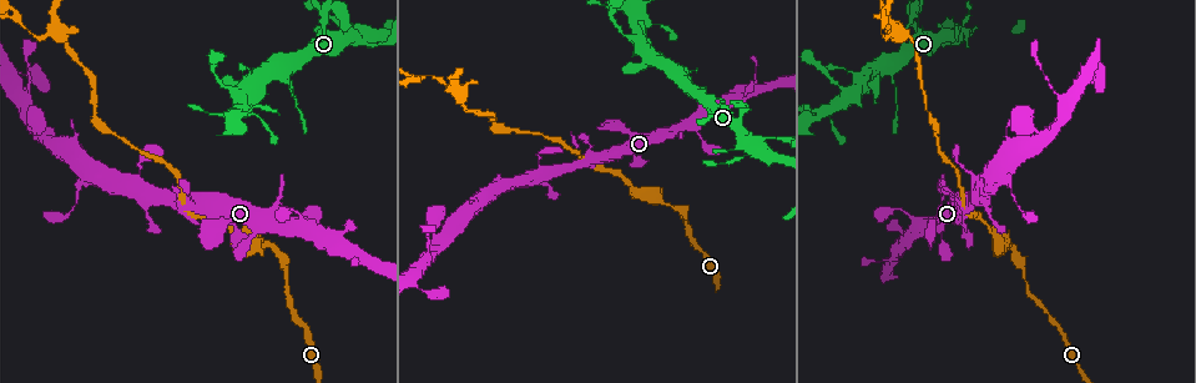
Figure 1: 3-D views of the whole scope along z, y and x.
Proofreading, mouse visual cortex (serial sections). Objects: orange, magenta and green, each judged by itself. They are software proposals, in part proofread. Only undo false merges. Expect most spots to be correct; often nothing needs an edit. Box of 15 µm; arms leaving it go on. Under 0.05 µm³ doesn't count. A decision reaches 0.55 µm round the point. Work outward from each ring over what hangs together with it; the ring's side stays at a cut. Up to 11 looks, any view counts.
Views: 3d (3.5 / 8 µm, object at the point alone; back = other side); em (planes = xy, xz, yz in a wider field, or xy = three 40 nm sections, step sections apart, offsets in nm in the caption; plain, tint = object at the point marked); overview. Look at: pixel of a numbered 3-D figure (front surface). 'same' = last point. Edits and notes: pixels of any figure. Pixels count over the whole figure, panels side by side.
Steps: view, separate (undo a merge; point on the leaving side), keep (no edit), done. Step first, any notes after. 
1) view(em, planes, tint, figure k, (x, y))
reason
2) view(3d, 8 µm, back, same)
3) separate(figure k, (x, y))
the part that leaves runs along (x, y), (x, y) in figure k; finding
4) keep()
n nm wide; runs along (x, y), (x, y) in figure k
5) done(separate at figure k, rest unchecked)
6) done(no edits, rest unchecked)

view(3d, 8 µm, back, figure 1, (230, 229))
thick turns thin

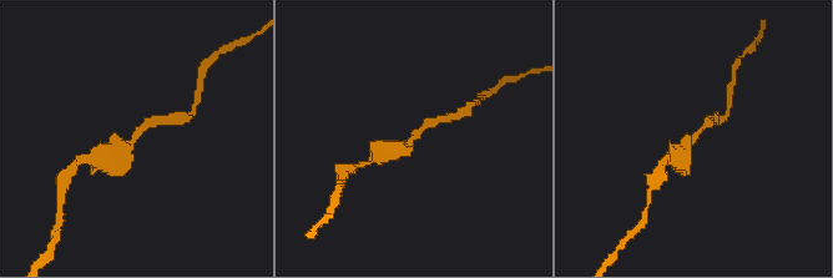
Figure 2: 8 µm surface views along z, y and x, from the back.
view(3d, 3.5 µm, figure 2, (135, 137))

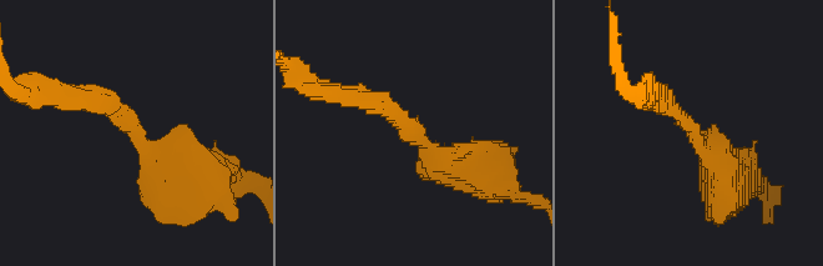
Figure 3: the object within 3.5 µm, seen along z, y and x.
view(em, xy, step 1, tint, figure 3, (416, 137))
arms of 250, 500 nm; now the EM

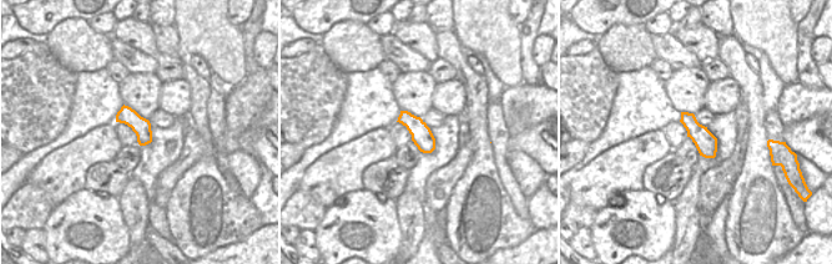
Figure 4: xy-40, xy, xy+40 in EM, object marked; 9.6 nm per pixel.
keep()
runs along (195, 176), (76, 95) in figure 3; one cell here

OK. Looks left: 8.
view(3d, 3.5 µm, back, figure 1, (463, 110))
calibre changes

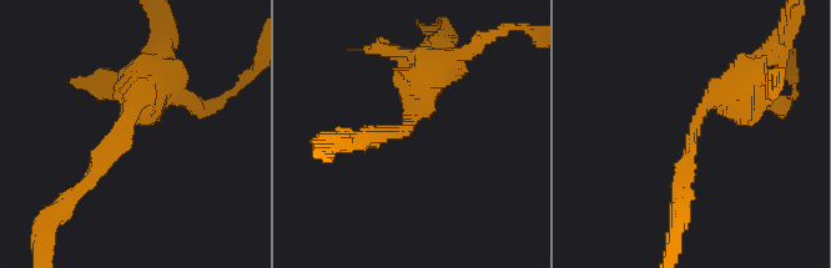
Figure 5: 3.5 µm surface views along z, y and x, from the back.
view(em, xy, step 1, tint, figure 5, (402, 128))
arms of 150, 450 nm; need the tissue

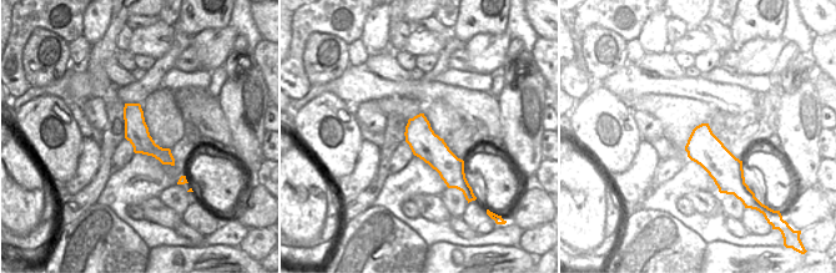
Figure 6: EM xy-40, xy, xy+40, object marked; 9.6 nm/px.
keep()
runs along (74, 197), (154, 90) in figure 5; continuous, no second cell

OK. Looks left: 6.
view(3d, 8 µm, figure 1, (13, 75))
sharp bend

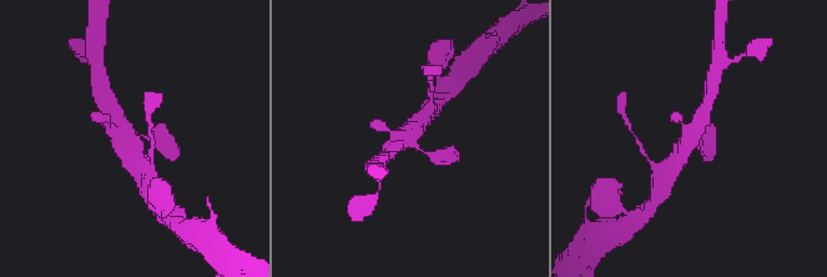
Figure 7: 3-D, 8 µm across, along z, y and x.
view(3d, 3.5 µm, back, figure 7, (133, 138))
zoom in

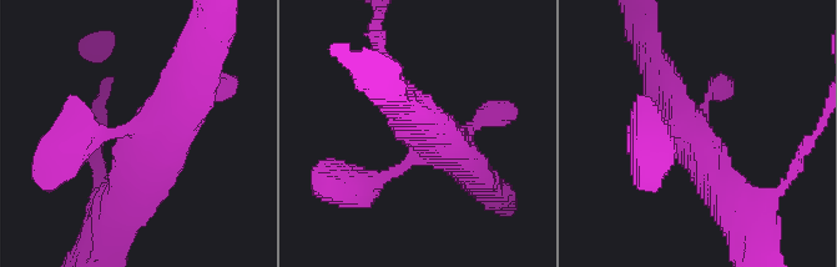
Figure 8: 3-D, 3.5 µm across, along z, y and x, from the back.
view(em, xy, step 2, tint, figure 8, (140, 132))

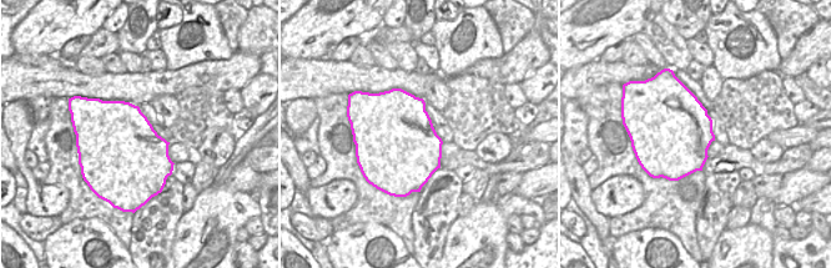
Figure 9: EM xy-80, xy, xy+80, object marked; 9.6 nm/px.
keep()
arms of 300, 500, 500 nm; runs along (408, 107), (427, 145), (386, 177), (347, 187) in figure 8; continuous, no second cell

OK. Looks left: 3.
view(3d, 8 µm, back, figure 1, (757, 143))
four-way junction

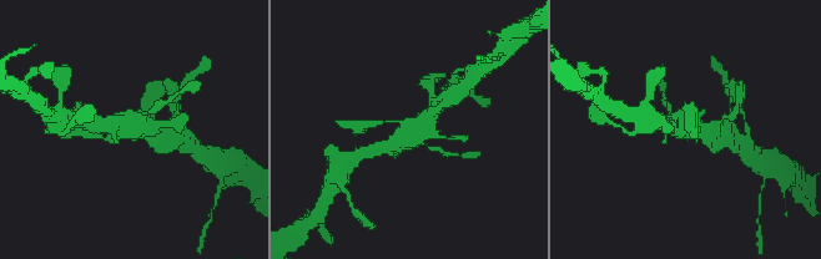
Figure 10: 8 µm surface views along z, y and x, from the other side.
view(3d, 3.5 µm, figure 10, (686, 134))

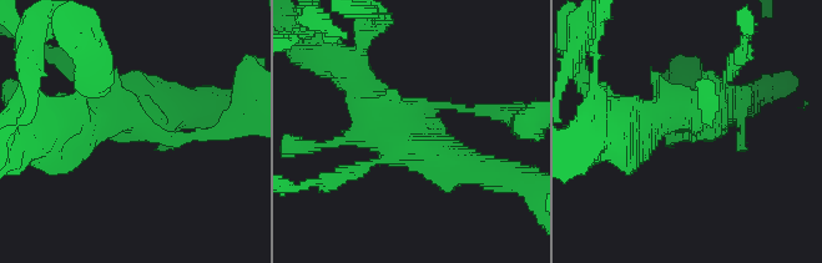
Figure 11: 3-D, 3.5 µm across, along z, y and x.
view(em, xy, step 5, tint, figure 11, (416, 128))
shape alone is not enough

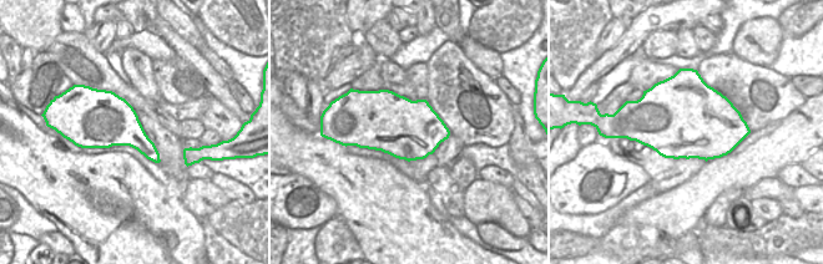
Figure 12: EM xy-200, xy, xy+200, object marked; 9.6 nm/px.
keep()
runs along (351, 74), (393, 135), (473, 170) in figure 11; one cell here

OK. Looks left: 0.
done(no edits, rest unchecked)

